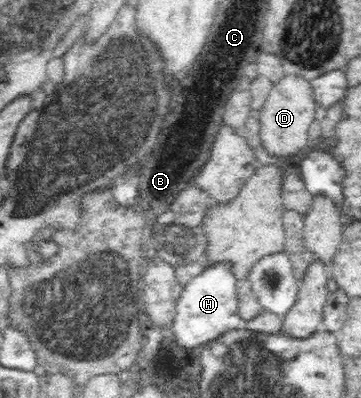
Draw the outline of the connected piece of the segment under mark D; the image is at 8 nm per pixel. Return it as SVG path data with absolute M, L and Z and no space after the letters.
M283 76L272 86L265 104L260 110L259 128L265 148L277 156L291 156L301 149L310 148L308 143L309 126L316 118L316 100L313 84L302 76Z

